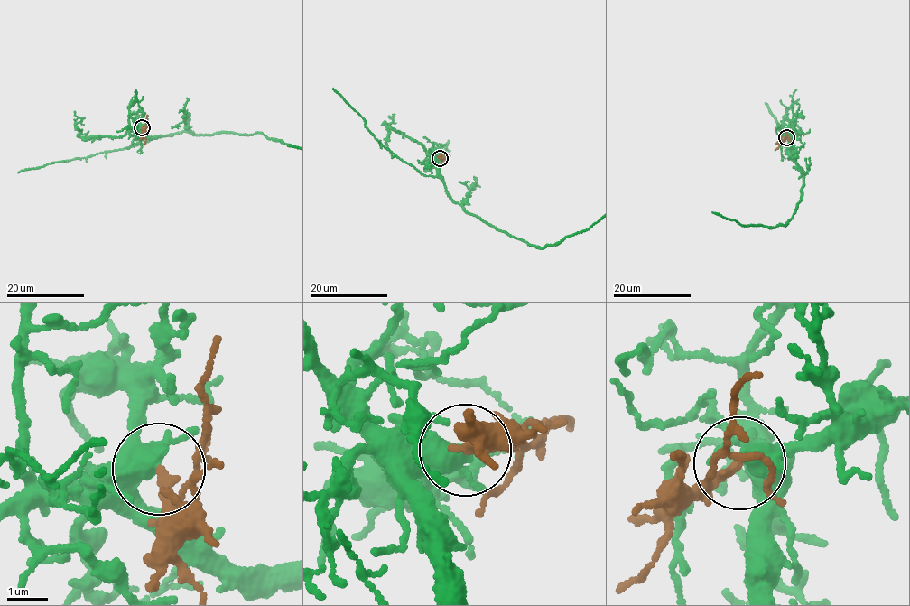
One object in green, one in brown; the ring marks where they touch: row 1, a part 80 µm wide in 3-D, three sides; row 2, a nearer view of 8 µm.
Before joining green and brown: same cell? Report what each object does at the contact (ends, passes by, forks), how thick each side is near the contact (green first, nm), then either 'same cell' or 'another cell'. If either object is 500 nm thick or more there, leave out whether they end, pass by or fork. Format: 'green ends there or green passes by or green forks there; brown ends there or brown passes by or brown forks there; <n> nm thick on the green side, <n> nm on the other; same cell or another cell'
green passes by; brown forks there; 440 nm thick on the green side, 150 nm on the other; same cell

